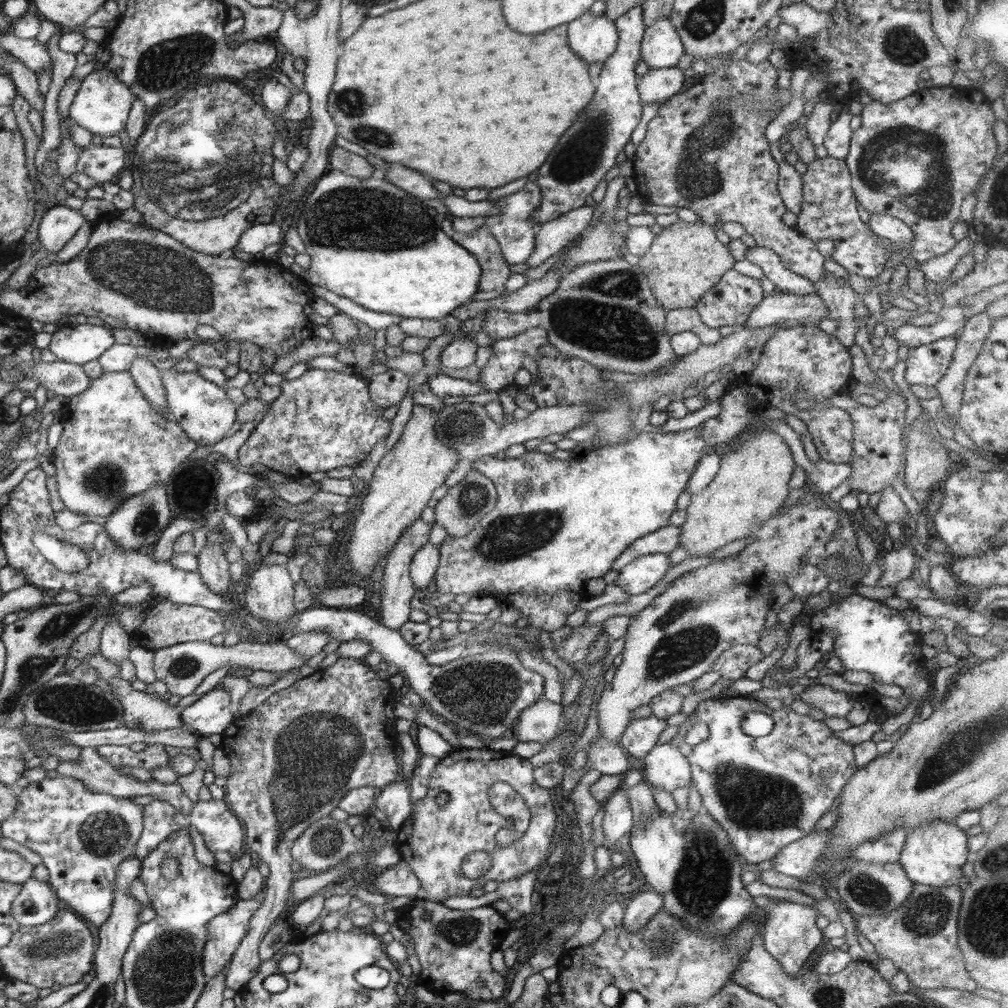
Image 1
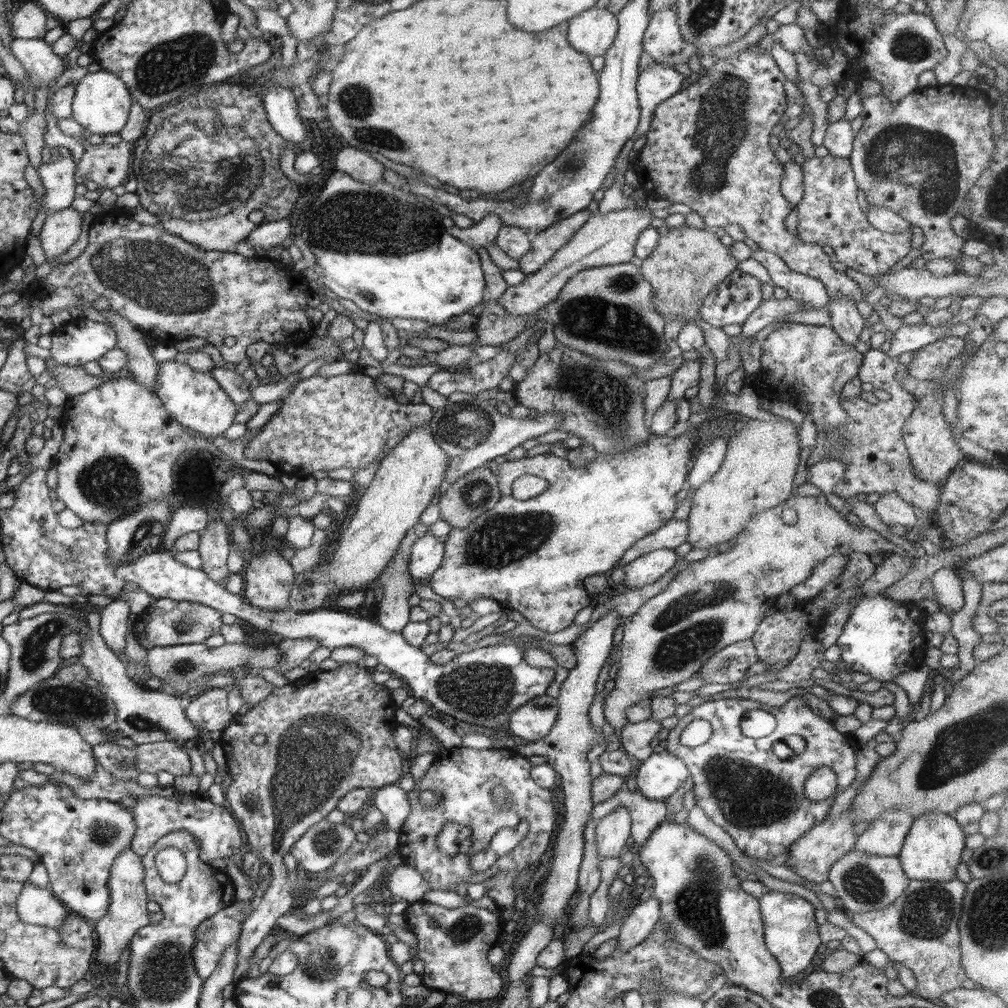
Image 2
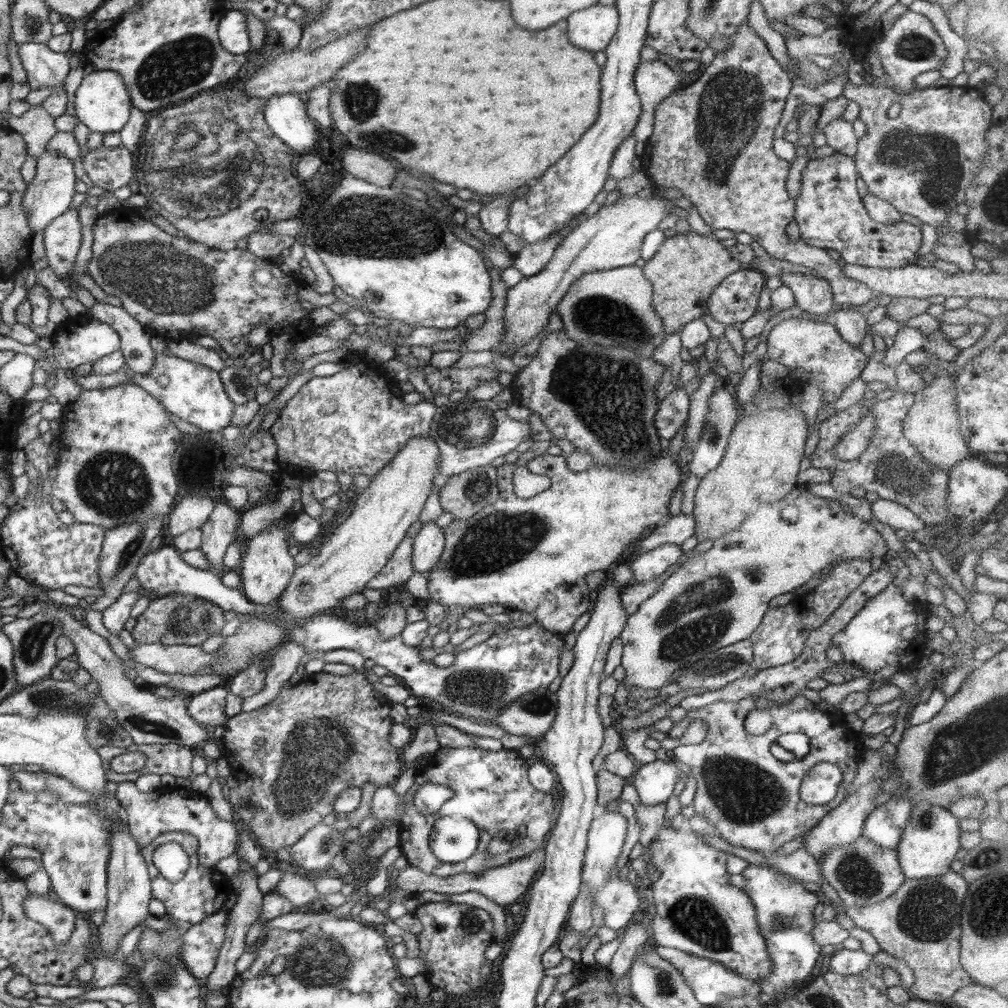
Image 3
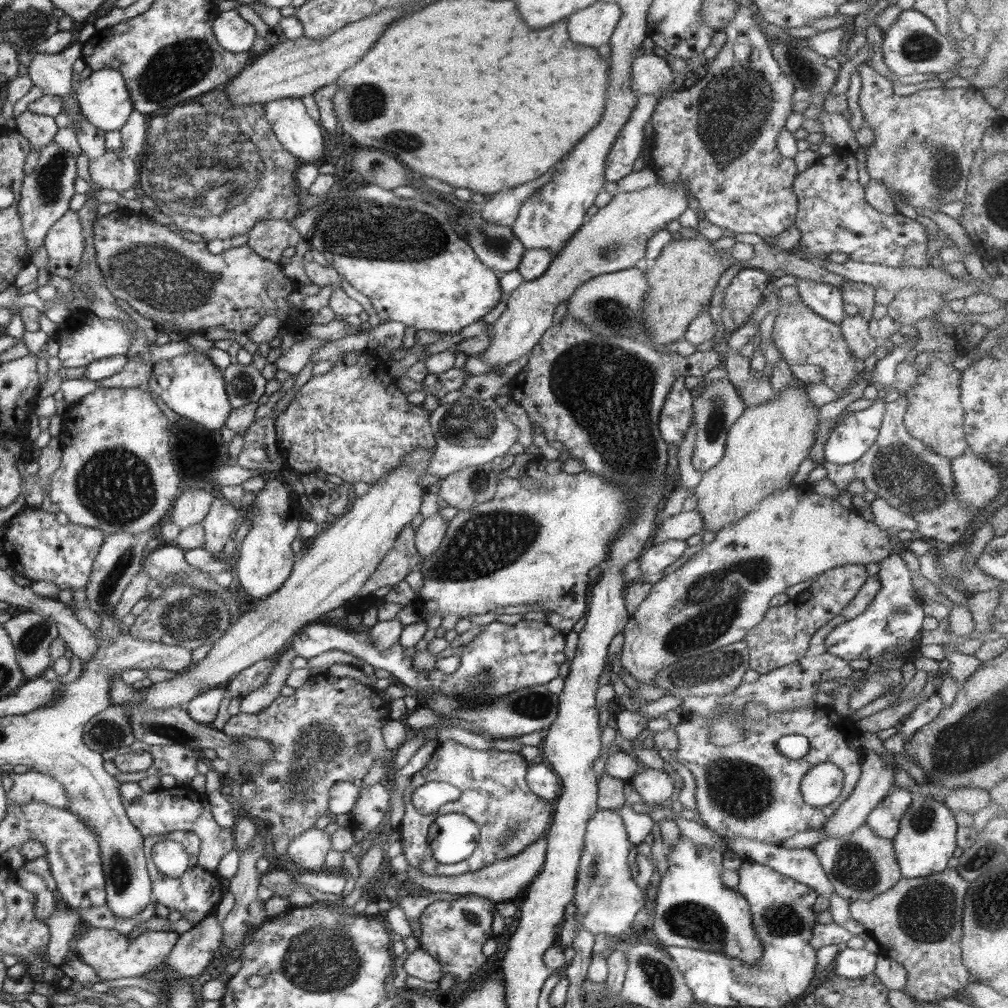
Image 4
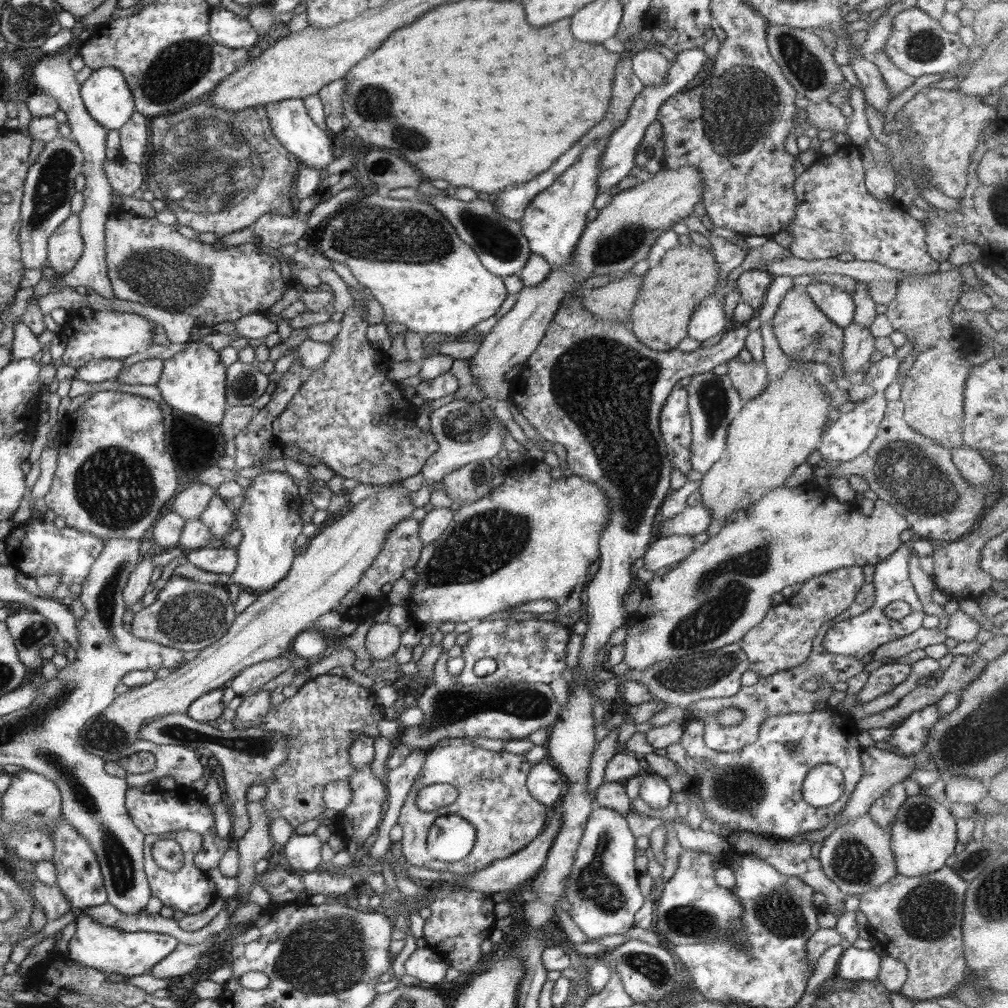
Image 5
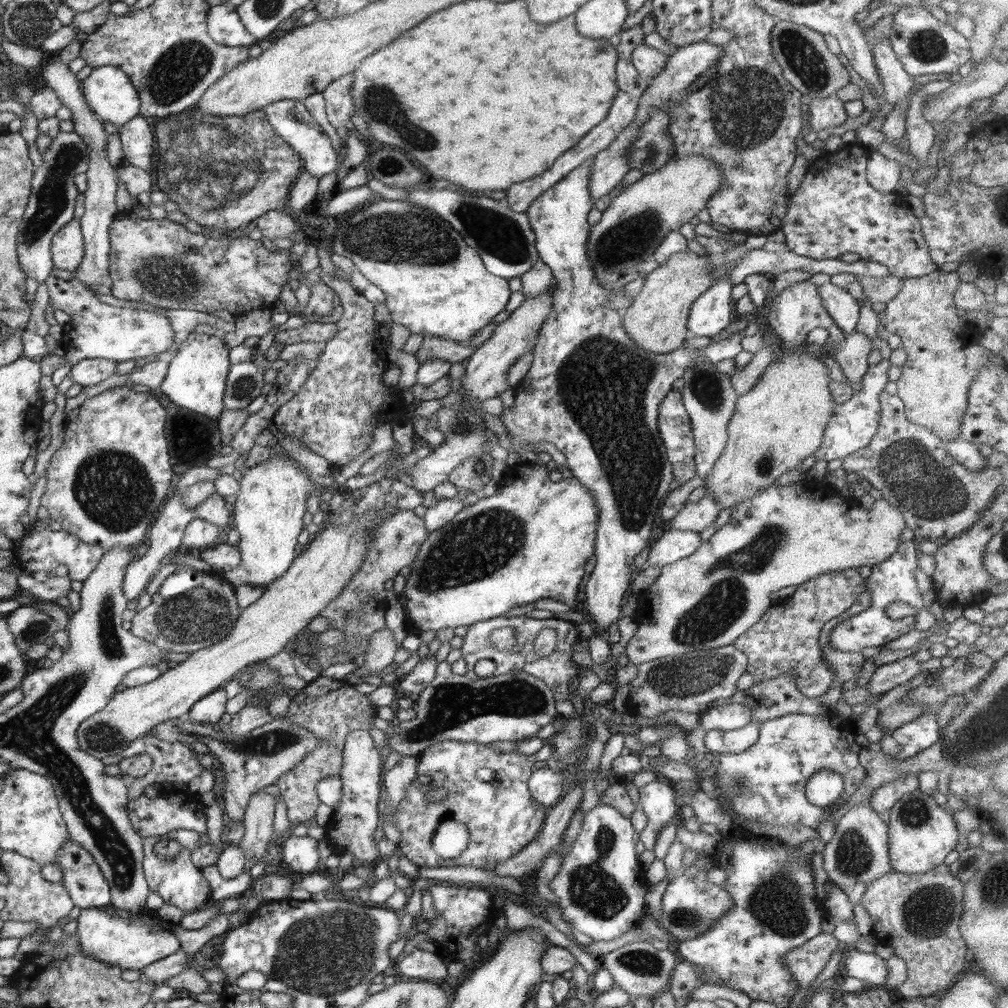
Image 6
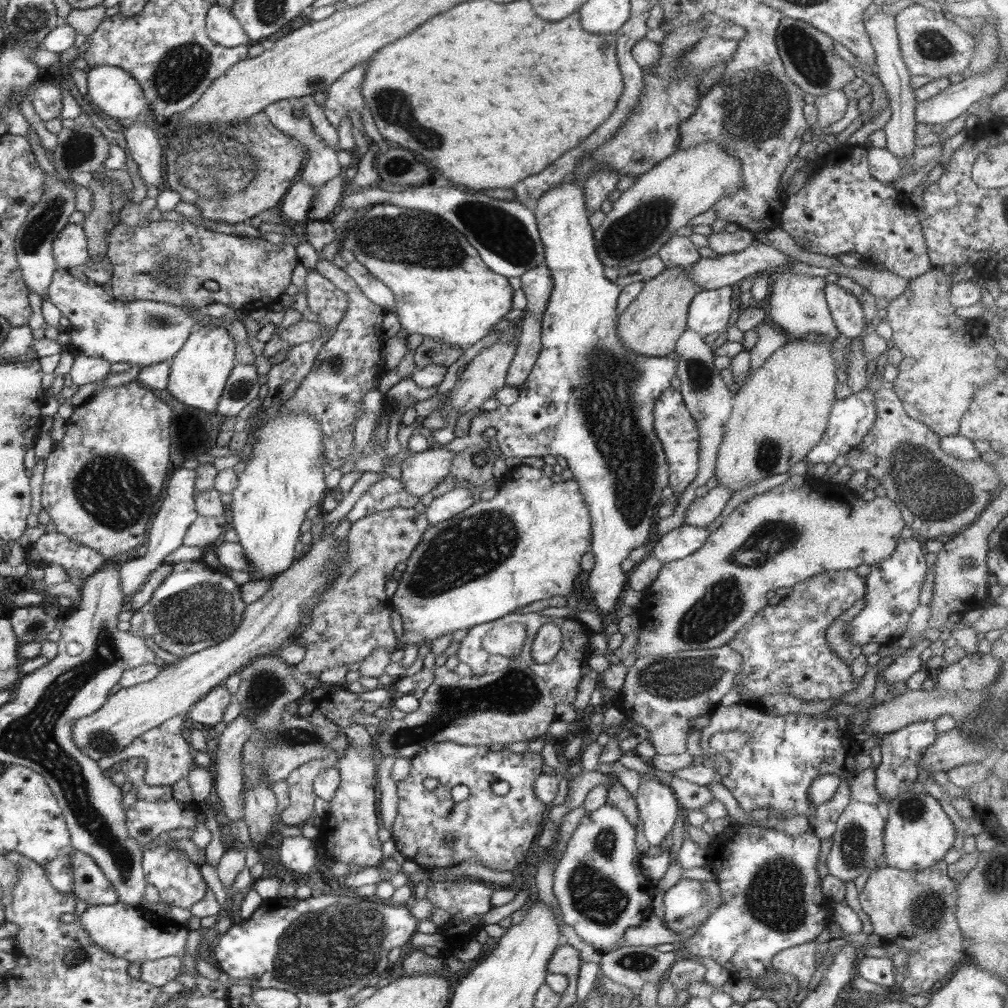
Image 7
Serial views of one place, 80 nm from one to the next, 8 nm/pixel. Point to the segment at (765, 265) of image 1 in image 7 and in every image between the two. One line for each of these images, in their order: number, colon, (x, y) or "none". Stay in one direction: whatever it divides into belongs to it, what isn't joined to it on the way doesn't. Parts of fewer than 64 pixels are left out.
2: (812, 293)
3: (812, 294)
4: (825, 300)
5: (837, 305)
6: (844, 309)
7: (848, 314)

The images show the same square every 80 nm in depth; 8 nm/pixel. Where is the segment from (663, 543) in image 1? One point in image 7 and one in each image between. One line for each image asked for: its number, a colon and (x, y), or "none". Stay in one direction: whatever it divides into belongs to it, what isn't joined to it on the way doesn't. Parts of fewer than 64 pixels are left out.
2: (674, 532)
3: (680, 527)
4: (681, 526)
5: (693, 520)
6: (695, 516)
7: (702, 511)

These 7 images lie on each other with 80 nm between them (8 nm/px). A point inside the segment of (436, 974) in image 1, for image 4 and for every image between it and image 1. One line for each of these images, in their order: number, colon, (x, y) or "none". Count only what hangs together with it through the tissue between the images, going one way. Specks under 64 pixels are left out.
2: (453, 943)
3: (454, 936)
4: (453, 933)

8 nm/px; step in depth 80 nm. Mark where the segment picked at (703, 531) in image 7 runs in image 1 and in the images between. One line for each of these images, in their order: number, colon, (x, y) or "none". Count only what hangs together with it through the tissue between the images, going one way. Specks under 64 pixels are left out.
1: (636, 578)
2: (644, 571)
3: (646, 566)
4: (655, 558)
5: (666, 550)
6: (674, 545)

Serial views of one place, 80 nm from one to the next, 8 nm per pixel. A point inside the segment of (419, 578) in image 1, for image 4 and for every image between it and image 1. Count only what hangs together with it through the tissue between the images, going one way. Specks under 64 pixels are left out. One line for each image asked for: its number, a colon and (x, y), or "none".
2: (427, 553)
3: (428, 544)
4: (428, 536)

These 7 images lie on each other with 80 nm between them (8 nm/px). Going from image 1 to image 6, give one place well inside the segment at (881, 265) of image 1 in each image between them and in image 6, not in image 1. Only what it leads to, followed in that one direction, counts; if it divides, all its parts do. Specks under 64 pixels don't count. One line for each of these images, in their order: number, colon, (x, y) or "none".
2: (828, 214)
3: (830, 214)
4: (833, 216)
5: (835, 213)
6: (834, 210)

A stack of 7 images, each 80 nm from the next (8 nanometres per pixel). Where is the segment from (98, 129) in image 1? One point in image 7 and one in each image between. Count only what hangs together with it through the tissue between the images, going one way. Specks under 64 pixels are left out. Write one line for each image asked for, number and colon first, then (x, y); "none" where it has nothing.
2: (101, 104)
3: (103, 104)
4: (104, 100)
5: (107, 96)
6: (108, 91)
7: (116, 92)

